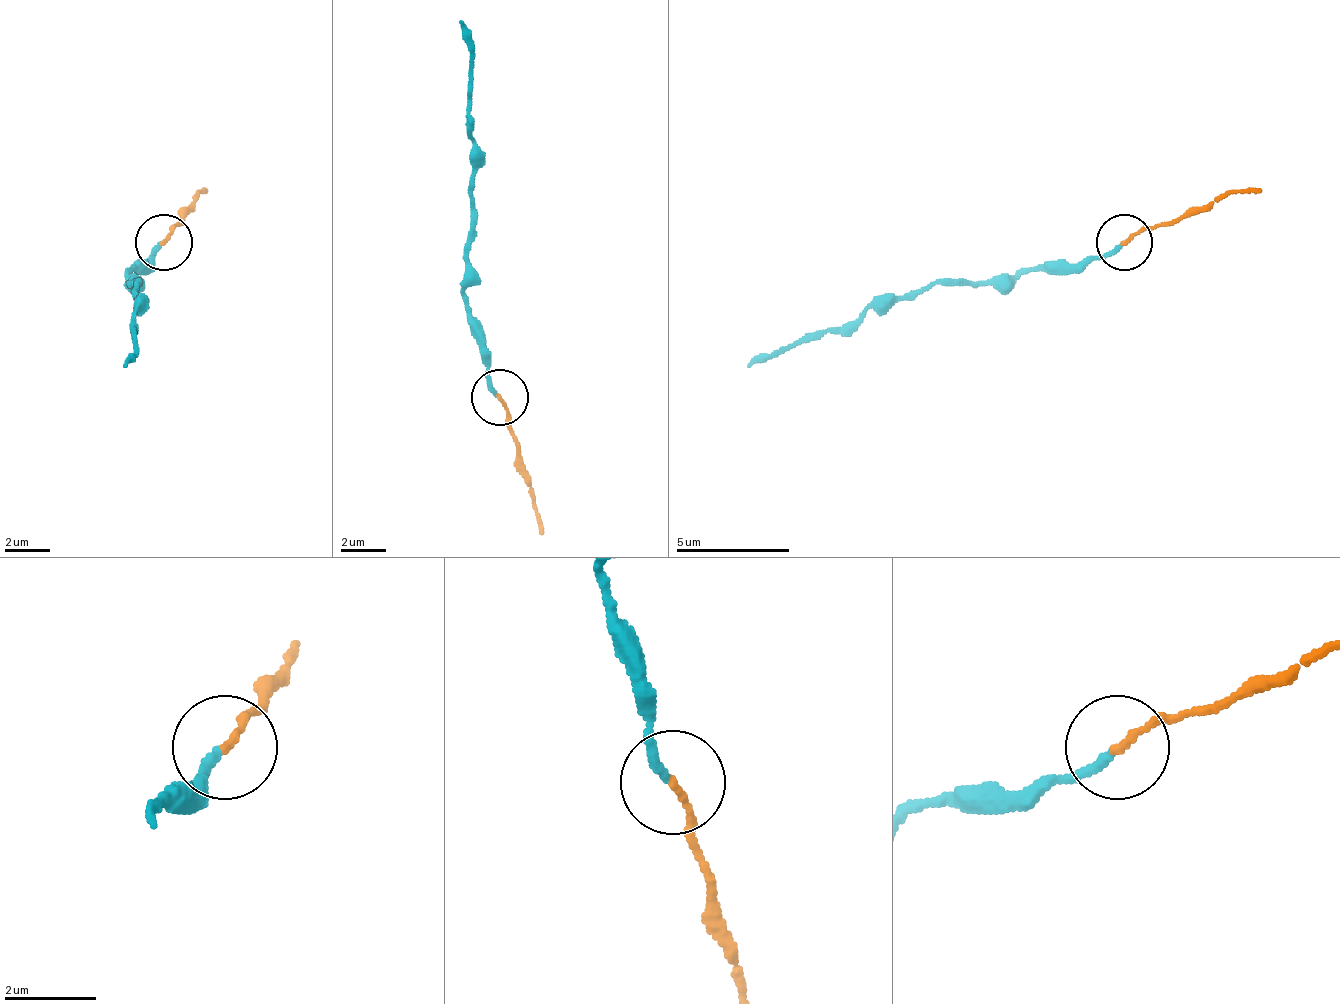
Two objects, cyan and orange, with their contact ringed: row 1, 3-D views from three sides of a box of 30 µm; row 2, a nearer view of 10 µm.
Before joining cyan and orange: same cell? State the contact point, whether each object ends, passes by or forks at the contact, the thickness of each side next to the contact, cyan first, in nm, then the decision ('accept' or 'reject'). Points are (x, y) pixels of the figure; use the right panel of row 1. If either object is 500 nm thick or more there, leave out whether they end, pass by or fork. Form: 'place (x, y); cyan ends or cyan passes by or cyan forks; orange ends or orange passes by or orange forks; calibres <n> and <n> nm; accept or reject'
place (1124, 242); cyan ends; orange ends; calibres 200 and 150 nm; accept

